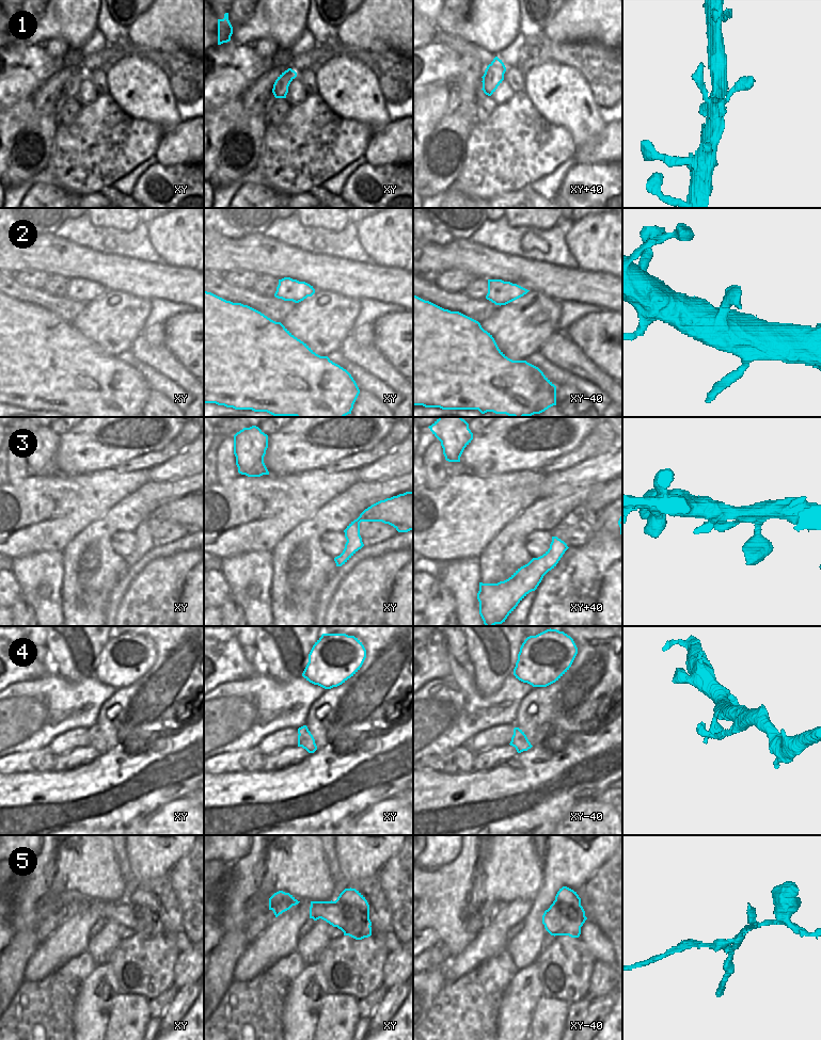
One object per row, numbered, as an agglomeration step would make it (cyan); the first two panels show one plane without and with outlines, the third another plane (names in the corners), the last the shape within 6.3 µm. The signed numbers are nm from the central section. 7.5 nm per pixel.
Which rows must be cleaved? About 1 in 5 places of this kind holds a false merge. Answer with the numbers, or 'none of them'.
4, 5

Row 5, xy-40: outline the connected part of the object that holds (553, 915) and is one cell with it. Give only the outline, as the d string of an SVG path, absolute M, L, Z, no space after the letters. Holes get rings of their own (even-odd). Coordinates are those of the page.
M549 908L542 915L543 925L558 925L561 929L564 928L564 915L558 908Z

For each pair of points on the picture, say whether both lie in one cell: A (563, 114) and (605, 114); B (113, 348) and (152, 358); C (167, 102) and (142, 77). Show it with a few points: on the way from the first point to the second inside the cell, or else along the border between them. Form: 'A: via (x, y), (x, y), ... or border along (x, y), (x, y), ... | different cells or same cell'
A: border along (597, 107), (597, 111), (605, 124) | different cells
B: border along (141, 334), (128, 349) | different cells
C: via (160, 96), (147, 83) | same cell

